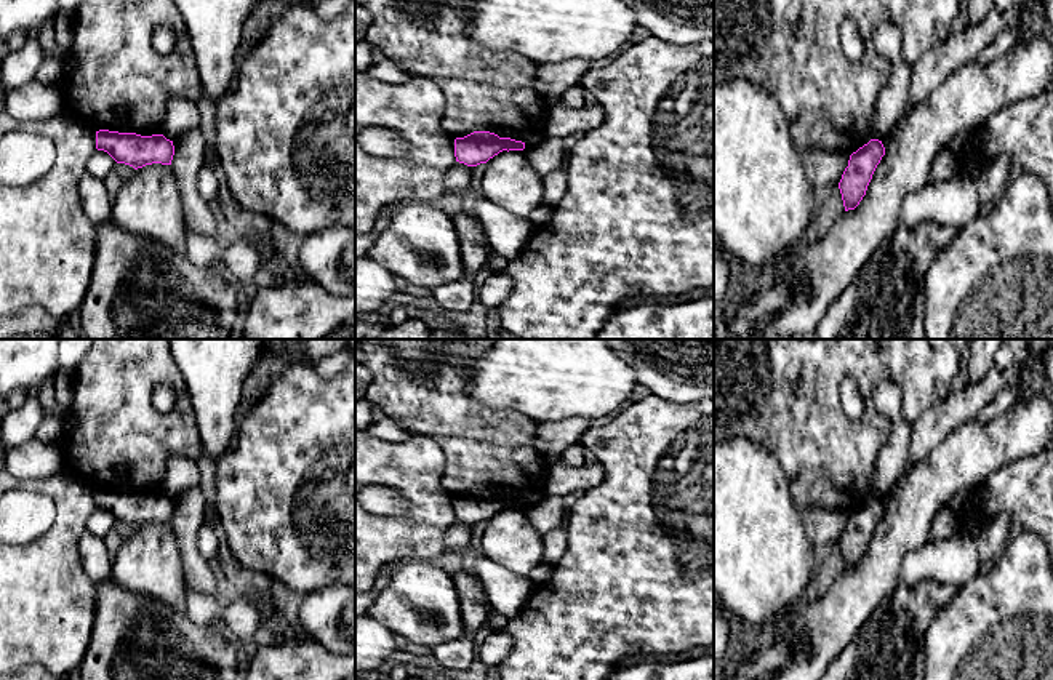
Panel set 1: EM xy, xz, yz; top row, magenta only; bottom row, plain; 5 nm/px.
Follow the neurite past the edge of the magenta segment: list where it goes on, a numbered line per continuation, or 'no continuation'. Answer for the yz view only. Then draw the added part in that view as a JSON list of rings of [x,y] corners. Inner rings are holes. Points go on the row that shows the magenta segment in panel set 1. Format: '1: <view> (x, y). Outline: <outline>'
no continuation

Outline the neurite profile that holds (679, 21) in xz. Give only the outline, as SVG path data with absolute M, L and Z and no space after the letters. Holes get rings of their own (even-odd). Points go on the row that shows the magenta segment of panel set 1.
M623 0L653 37L688 45L714 42L714 0Z

